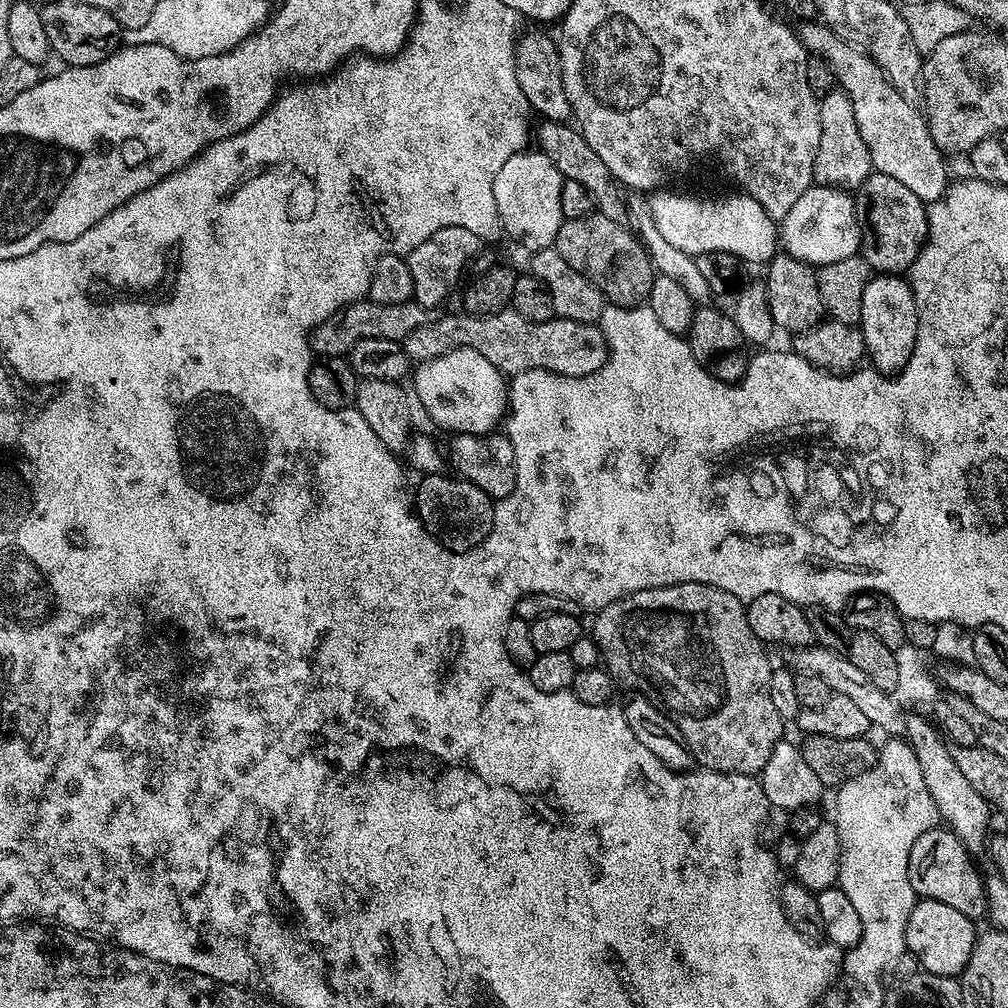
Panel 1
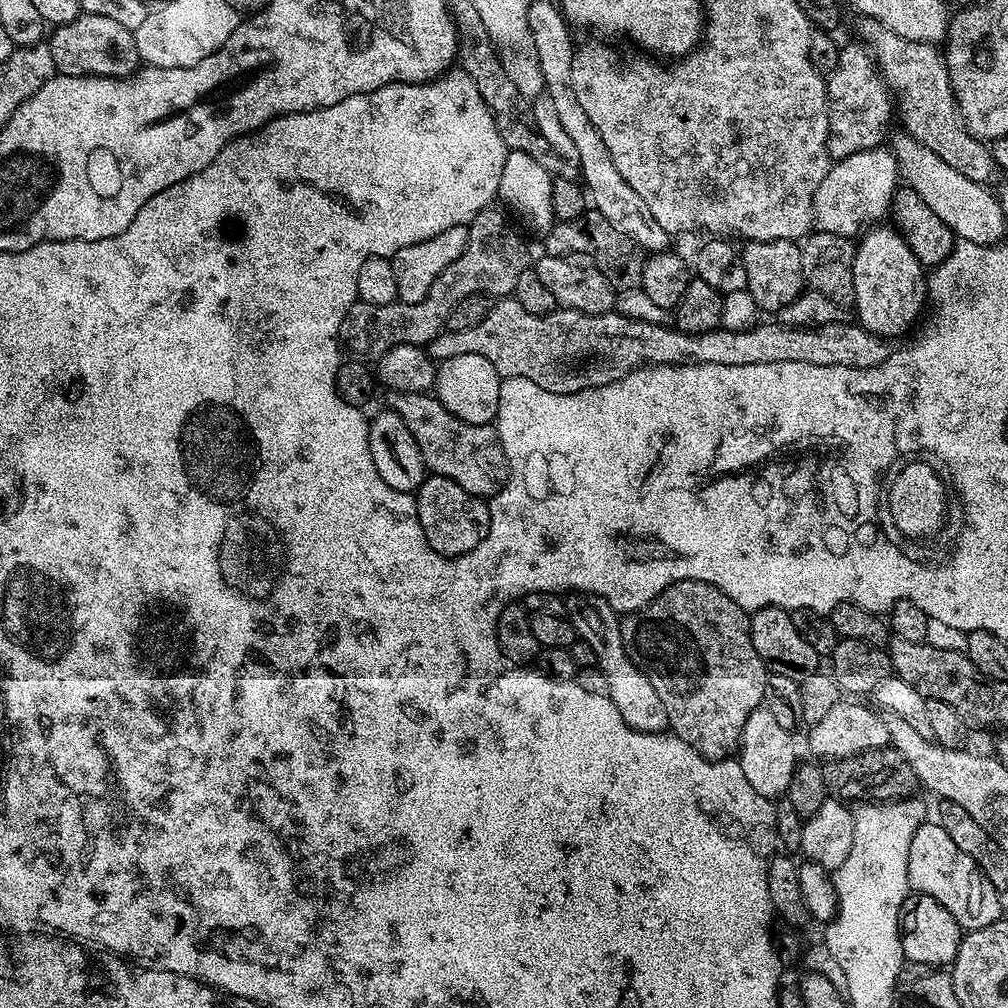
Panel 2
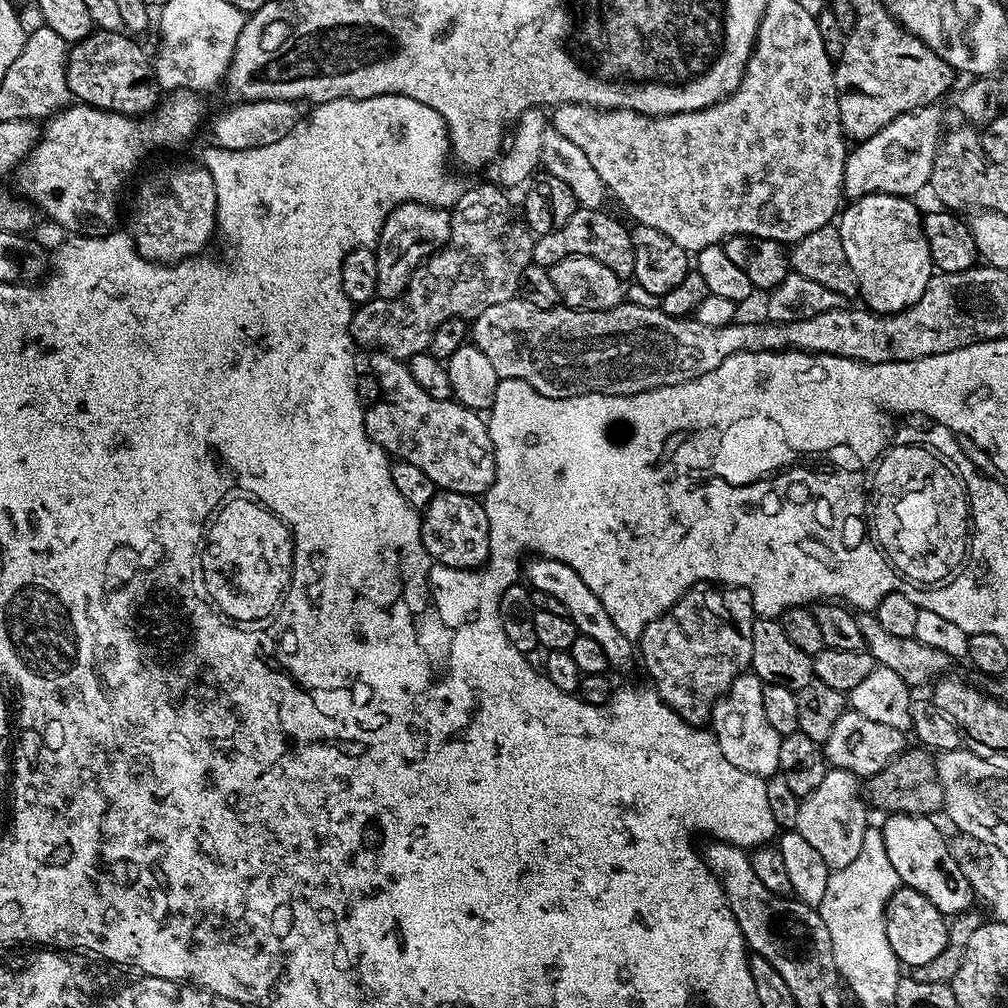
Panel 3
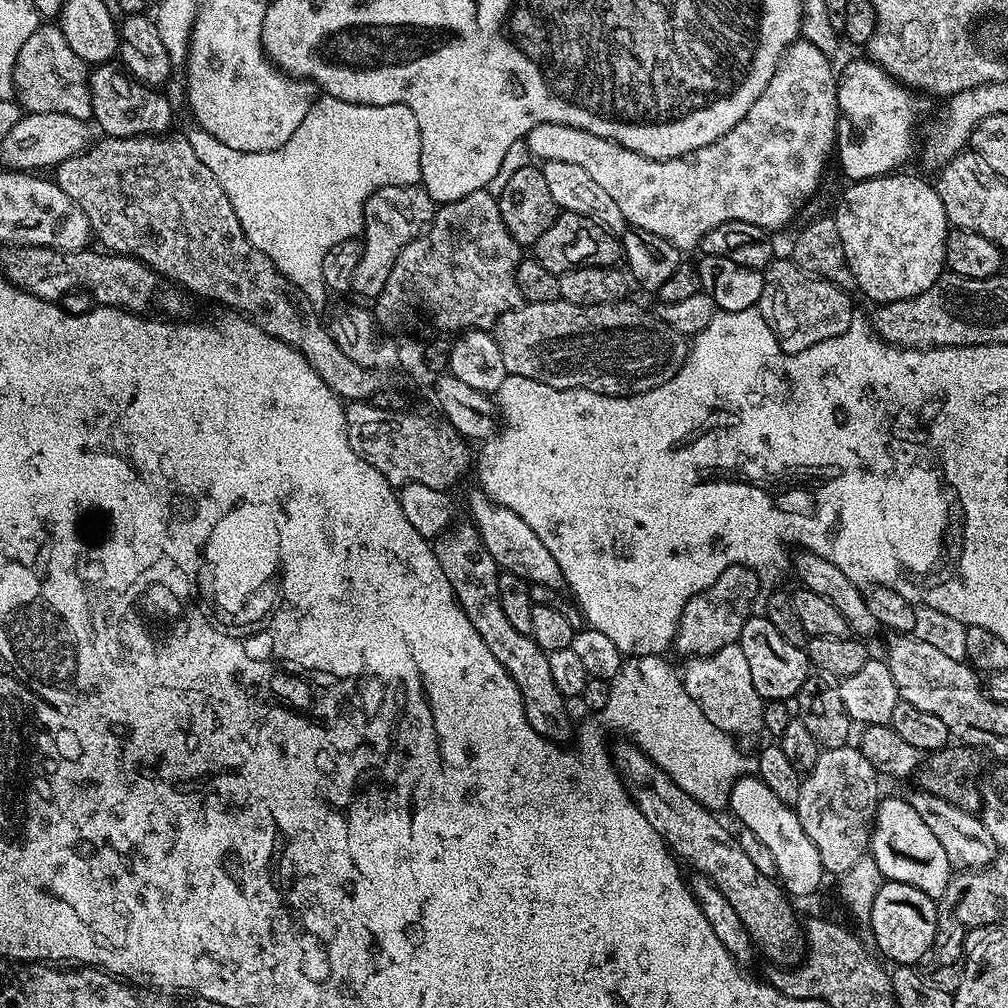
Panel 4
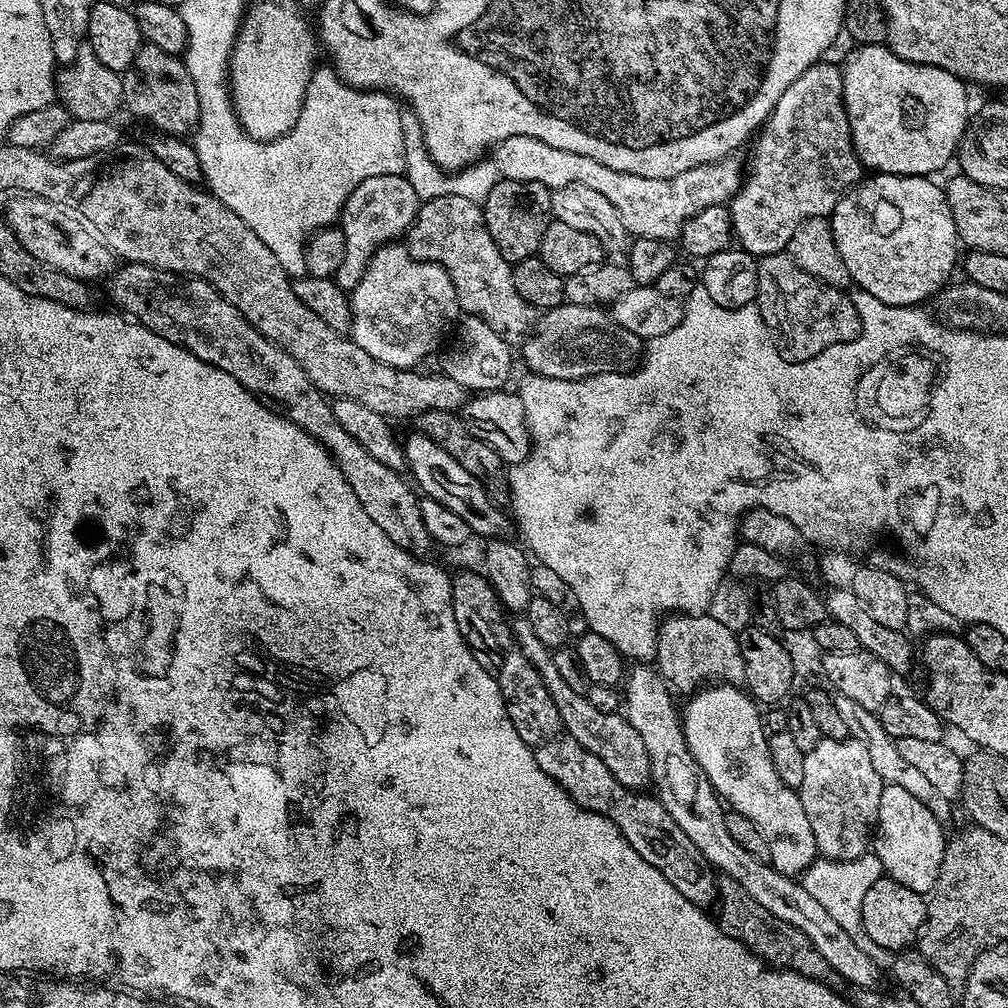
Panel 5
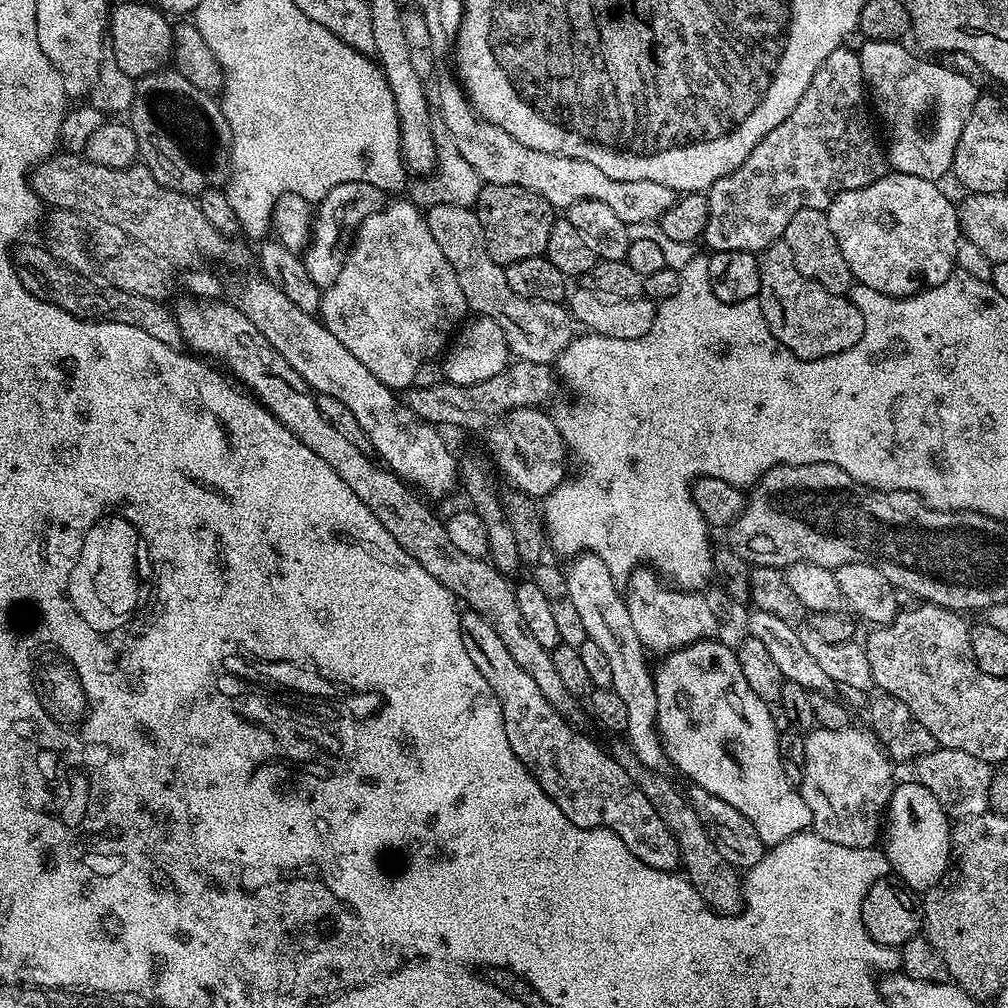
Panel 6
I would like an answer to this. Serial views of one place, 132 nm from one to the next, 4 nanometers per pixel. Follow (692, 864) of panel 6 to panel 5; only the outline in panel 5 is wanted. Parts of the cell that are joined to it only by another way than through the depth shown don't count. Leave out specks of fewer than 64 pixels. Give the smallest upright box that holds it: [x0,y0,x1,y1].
[714,875,830,980]

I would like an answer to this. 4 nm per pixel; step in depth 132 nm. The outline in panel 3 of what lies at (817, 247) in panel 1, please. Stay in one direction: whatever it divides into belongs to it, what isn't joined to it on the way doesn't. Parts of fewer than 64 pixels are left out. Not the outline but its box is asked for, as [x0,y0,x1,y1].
[844,103,945,201]

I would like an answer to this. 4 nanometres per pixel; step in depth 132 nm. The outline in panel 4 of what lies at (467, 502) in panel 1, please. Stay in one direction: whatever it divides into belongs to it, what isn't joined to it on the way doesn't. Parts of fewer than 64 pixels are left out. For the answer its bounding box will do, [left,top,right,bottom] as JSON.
[434,522,572,746]

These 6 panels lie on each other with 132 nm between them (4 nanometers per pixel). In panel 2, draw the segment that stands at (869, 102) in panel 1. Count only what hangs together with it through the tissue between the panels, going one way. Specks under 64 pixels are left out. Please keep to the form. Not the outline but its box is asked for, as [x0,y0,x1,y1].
[890,135,1006,244]

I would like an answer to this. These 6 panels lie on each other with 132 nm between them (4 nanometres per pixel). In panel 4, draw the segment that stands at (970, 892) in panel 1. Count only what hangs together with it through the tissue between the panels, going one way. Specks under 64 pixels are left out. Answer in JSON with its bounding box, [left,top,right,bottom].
[870,795,954,898]

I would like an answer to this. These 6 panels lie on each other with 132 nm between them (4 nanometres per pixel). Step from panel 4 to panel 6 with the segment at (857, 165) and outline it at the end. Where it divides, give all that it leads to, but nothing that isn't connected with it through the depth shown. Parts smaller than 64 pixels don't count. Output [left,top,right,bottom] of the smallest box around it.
[858,40,978,181]

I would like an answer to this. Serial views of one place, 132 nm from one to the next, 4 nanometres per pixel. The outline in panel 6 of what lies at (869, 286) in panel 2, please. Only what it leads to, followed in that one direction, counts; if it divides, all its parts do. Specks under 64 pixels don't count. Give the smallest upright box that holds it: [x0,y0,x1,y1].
[826,172,962,296]

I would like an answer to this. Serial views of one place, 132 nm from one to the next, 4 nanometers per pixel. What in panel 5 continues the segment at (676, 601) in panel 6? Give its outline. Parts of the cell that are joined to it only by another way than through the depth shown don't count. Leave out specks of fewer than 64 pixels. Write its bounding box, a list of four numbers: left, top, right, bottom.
[654,614,744,694]

